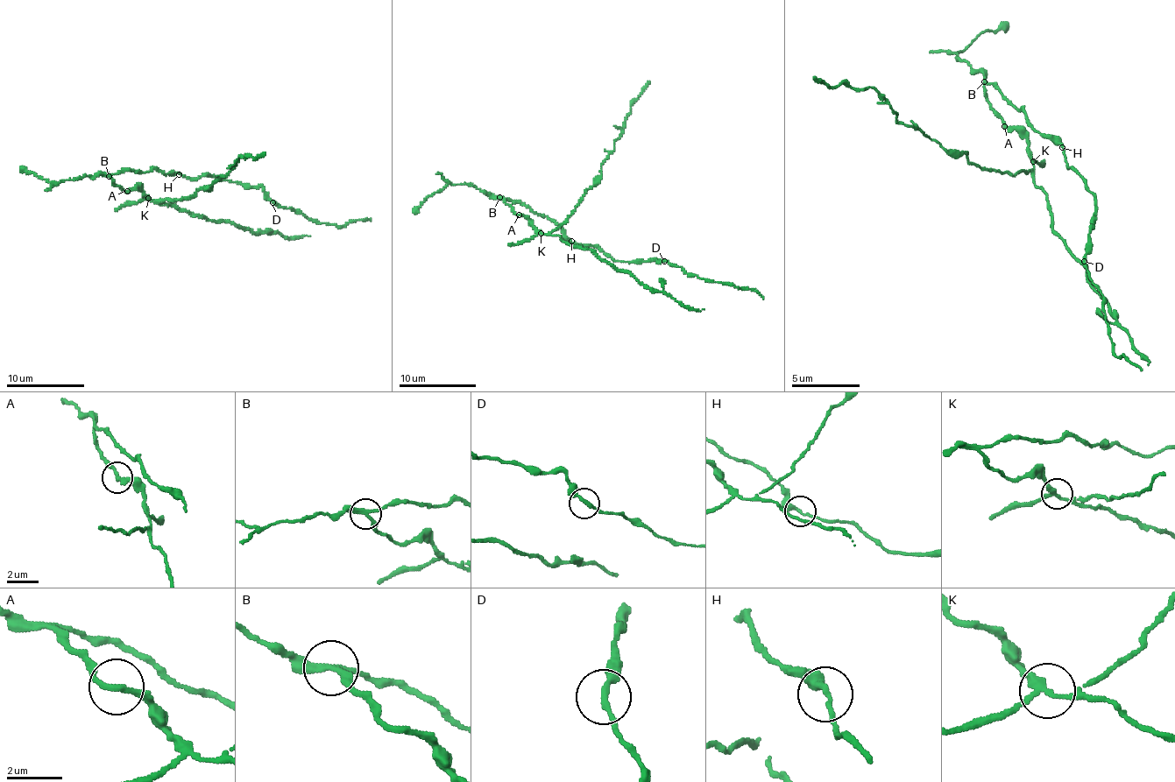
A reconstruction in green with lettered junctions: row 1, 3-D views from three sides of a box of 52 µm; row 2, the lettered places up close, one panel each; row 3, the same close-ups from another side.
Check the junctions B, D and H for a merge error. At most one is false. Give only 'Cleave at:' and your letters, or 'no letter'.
Cleave at: B

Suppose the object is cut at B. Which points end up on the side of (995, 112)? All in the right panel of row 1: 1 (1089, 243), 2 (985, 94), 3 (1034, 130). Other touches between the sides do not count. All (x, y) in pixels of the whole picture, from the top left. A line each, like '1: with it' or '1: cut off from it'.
1: cut off from it
2: with it
3: cut off from it

